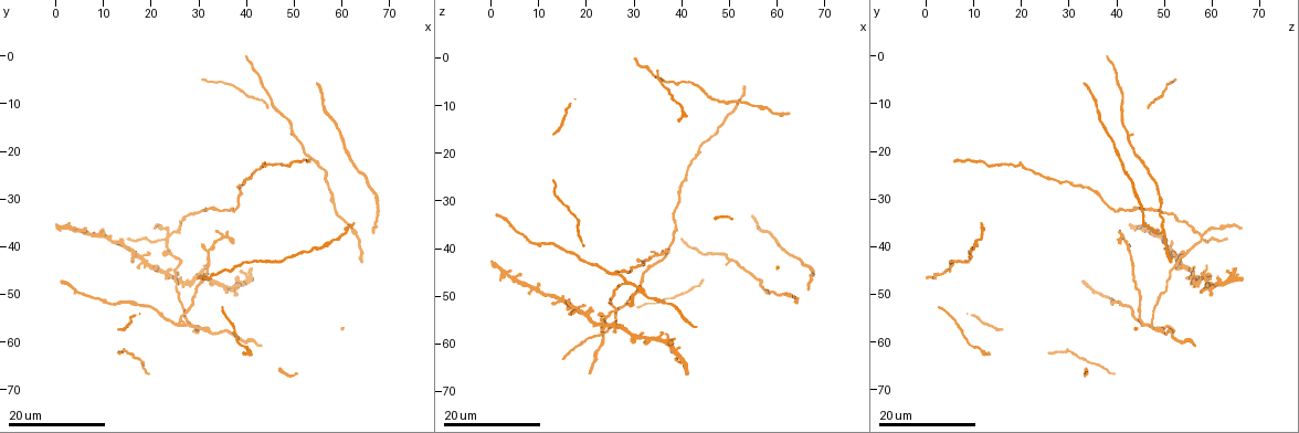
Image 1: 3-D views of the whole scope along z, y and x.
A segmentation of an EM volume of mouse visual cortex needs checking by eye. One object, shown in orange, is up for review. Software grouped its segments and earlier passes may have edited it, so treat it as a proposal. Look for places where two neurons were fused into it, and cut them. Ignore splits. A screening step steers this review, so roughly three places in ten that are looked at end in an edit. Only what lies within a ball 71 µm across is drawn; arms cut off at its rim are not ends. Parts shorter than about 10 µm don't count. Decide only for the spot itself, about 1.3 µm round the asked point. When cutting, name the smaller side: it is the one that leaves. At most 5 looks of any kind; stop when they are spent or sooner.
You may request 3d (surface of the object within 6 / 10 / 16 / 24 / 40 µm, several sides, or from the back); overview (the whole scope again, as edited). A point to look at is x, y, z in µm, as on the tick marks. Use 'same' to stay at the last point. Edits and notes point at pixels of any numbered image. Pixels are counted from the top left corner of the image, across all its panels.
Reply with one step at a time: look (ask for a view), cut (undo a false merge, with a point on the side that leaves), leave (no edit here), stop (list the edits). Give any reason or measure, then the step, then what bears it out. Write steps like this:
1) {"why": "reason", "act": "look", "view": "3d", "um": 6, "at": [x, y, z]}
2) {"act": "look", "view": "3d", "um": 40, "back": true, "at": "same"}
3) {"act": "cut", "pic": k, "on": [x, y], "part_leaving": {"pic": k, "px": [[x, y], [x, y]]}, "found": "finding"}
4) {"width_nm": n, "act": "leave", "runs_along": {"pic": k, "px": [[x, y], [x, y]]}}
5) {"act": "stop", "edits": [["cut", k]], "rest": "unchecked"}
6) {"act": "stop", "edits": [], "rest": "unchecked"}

{"act": "look", "view": "3d", "um": 16, "at": [26.0, 56.0, 45.5]}

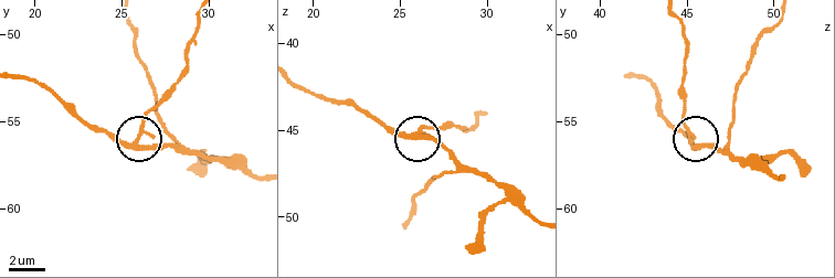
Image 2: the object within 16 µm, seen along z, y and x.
{"why": "closer look", "act": "look", "view": "3d", "um": 10, "at": [26.2, 55.6, 45.2]}

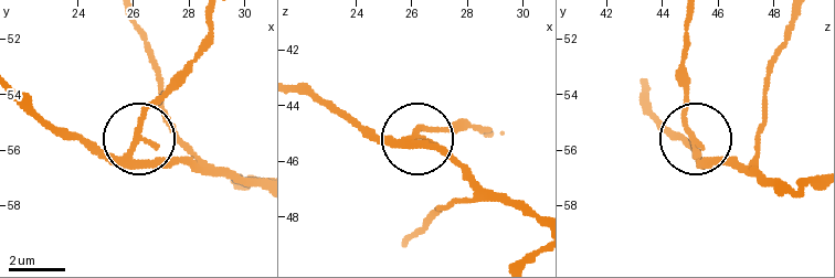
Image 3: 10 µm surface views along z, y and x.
{"side_arm_um": 26, "act": "cut", "pic": 3, "on": [145, 118], "part_leaving": {"pic": 3, "px": [[126, 152], [143, 113], [190, 63], [211, 20]]}, "found": "two neurons meet here"}

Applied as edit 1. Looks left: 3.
{"why": "two arms in line, one across", "act": "look", "view": "3d", "um": 24, "at": [51.0, 17.0, 43.0]}

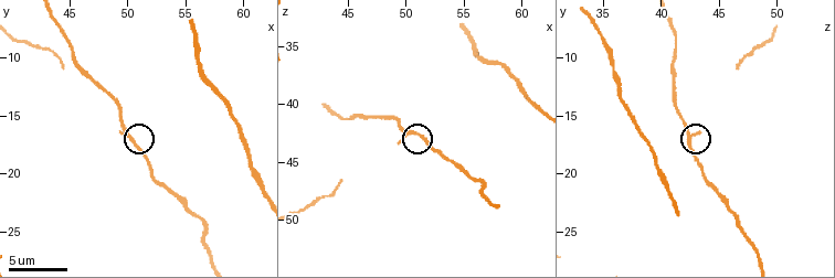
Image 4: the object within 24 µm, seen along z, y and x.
{"act": "look", "view": "3d", "um": 6, "at": [50.4, 17.4, 42.2]}

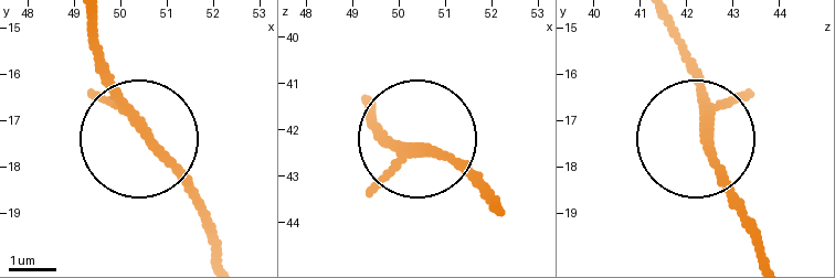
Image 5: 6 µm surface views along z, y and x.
{"act": "leave", "found": "one neuron here"}

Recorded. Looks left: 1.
{"act": "stop", "edits": [["cut", 3]], "rest": "unchecked"}

